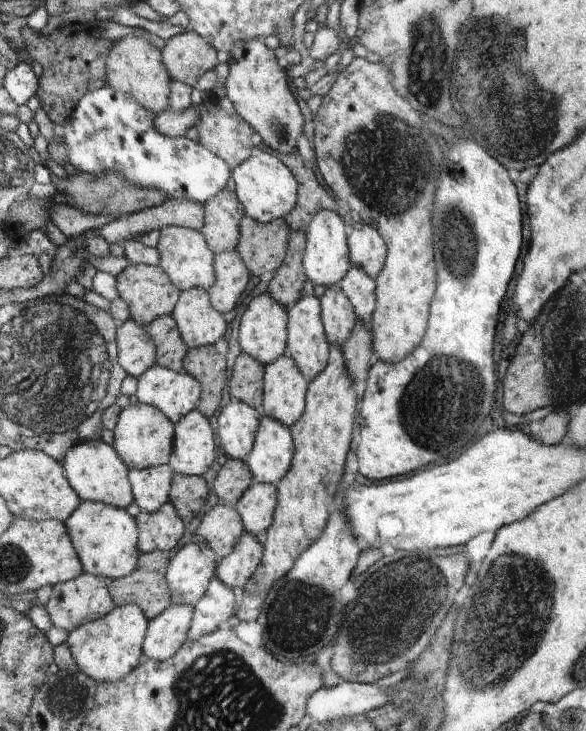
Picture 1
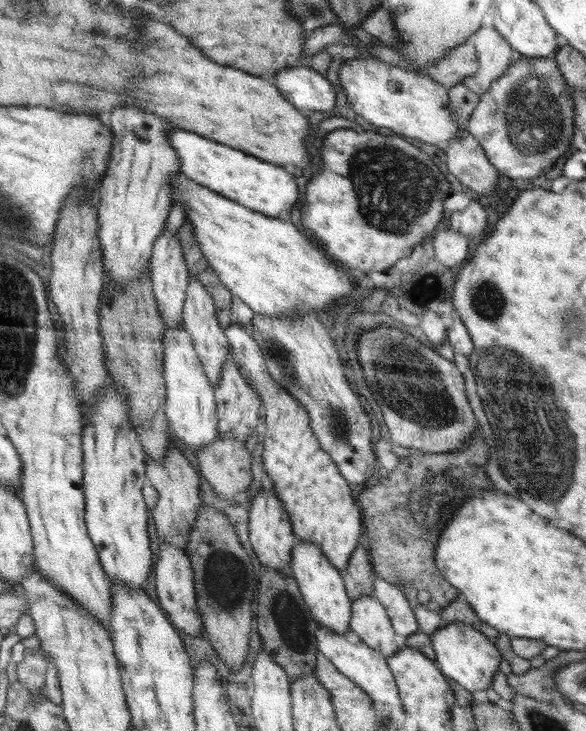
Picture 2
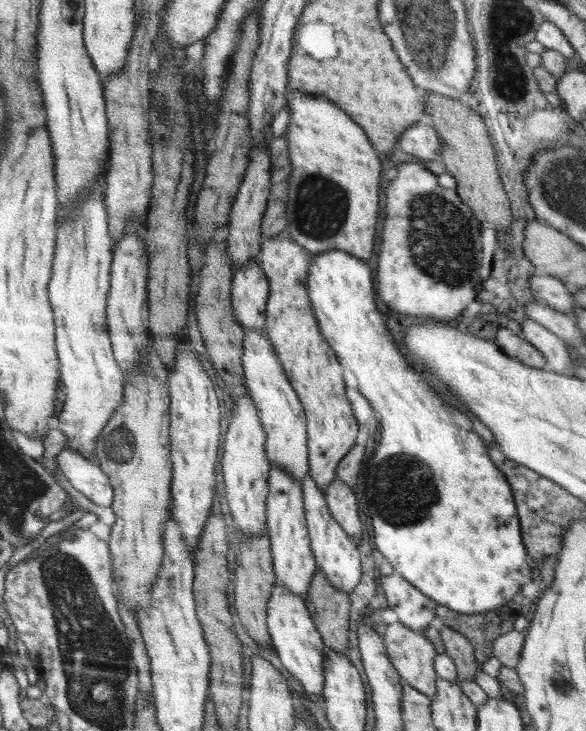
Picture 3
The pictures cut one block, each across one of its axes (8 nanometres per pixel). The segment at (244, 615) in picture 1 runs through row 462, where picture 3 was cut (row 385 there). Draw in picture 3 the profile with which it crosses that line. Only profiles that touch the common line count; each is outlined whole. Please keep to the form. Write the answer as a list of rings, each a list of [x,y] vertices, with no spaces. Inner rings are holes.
[[[281,233],[262,241],[258,263],[269,282],[265,331],[305,410],[308,475],[325,491],[336,478],[339,462],[355,445],[361,428],[345,393],[344,367],[322,336],[307,293],[308,265],[313,255]]]

